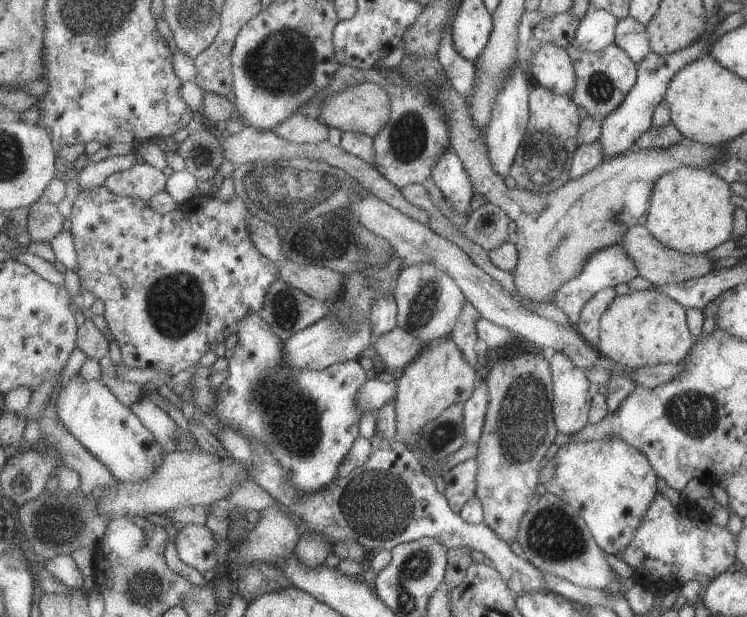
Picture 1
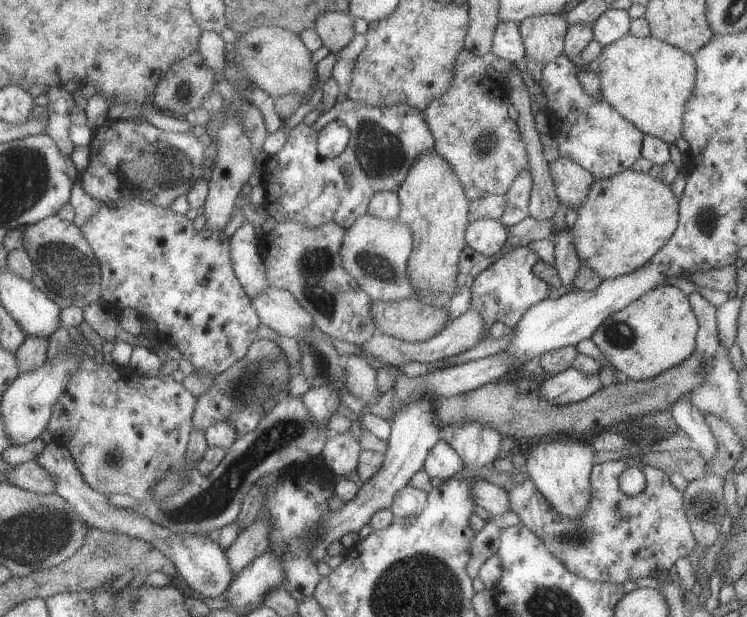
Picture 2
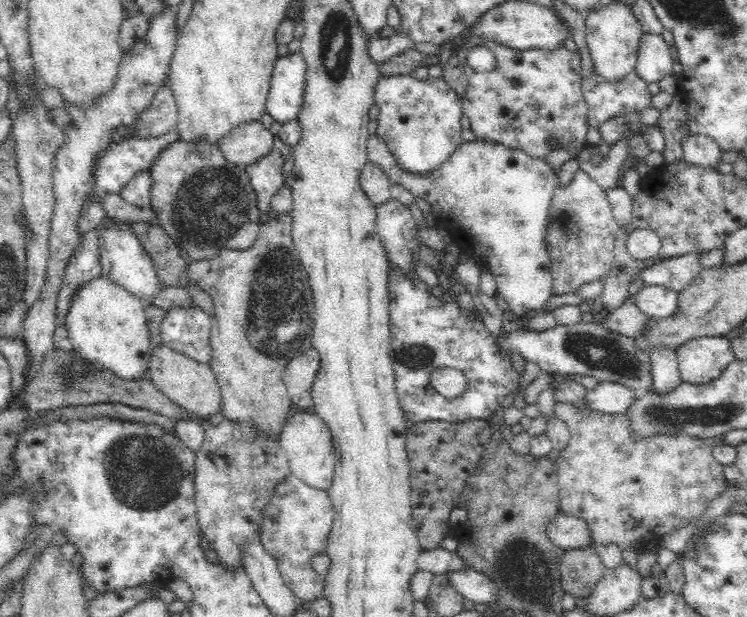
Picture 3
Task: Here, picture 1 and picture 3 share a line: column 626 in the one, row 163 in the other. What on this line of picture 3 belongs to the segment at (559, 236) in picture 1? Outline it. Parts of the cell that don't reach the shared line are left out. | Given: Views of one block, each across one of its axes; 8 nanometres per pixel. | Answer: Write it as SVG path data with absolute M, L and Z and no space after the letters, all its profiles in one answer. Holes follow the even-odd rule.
M178 139L152 161L149 168L152 177L150 204L156 213L156 224L164 229L180 250L188 254L188 260L211 259L226 250L250 248L259 233L260 211L256 206L256 193L244 167L234 167L223 160L223 154L216 145L206 141L188 143Z

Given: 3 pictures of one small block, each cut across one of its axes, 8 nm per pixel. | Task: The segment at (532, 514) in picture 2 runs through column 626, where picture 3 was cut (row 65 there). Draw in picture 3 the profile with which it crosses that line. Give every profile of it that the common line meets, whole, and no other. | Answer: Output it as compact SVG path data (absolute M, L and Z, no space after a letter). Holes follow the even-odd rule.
M492 40L483 42L496 57L492 71L475 71L466 62L469 48L459 49L456 53L458 64L468 77L469 86L465 90L463 115L471 122L471 130L476 141L502 144L511 149L518 149L536 159L544 160L554 172L568 160L576 159L582 149L590 144L586 141L589 122L588 108L582 95L582 77L580 77L580 53L572 53L562 45L553 51L518 50L508 48Z

